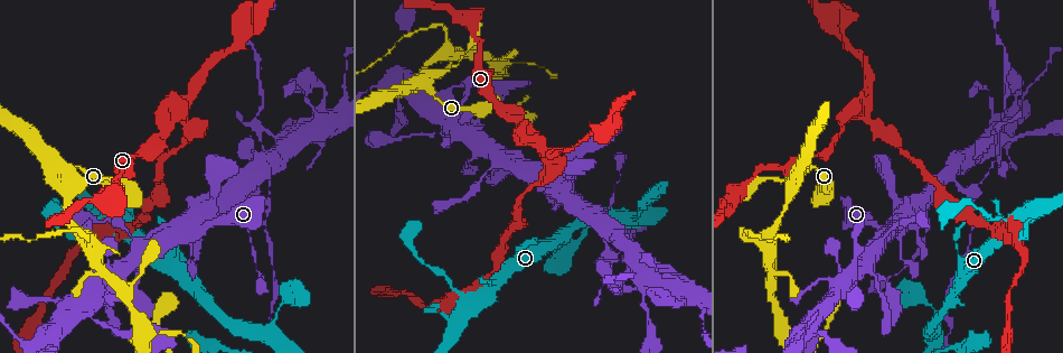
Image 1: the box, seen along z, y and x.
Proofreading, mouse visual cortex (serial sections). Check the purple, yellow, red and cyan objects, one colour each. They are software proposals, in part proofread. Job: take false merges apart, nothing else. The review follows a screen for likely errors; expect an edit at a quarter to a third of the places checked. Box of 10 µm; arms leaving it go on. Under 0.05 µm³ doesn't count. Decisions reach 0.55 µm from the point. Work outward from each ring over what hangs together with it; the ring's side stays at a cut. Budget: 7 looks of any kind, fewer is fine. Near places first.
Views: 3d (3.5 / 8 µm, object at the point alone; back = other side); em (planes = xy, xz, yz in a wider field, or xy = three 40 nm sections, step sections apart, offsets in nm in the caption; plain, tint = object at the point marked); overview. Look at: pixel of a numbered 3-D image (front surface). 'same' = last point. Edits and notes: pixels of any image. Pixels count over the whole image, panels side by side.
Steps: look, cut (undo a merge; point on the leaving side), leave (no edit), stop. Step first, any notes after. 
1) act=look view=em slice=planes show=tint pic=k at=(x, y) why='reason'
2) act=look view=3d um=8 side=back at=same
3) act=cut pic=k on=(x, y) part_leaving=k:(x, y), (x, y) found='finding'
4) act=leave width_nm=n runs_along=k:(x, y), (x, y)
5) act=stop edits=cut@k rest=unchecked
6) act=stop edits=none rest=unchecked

act=look view=3d um=3.5 side=back pic=1 at=(840, 133) why='a narrow waist'

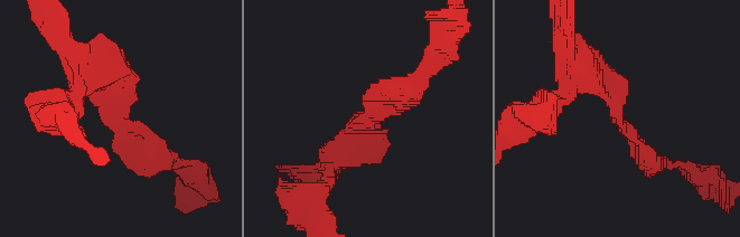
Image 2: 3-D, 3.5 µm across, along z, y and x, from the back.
act=look view=em slice=xy step=3 show=tint pic=2 at=(117, 117) arm_widths_nm=250,350

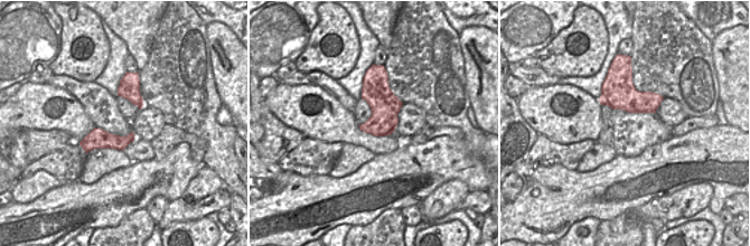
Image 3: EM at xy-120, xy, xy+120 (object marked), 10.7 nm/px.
act=leave runs_along=2:(650, 161), (587, 72) found='all the same cell'

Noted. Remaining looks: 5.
act=look view=3d um=3.5 side=back pic=1 at=(234, 202) why='three-way junction'

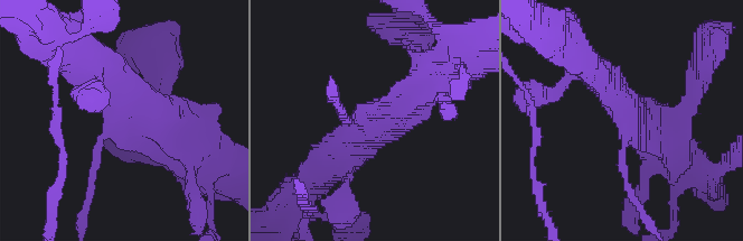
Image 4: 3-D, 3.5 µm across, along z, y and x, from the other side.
act=look view=em slice=planes show=tint pic=4 at=(627, 112) arms=3 arm_widths_nm=150,400,450

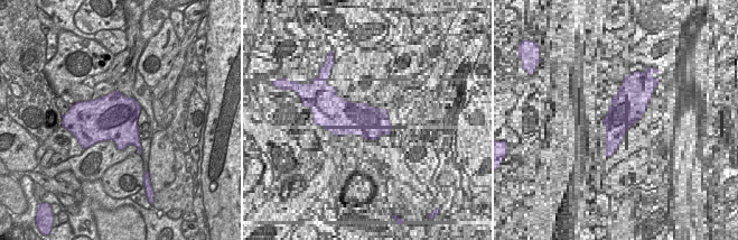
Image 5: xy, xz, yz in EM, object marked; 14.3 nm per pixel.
act=leave runs_along=4:(178, 137), (123, 113), (92, 178) found='continuous, no second cell'

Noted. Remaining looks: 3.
act=look view=3d um=3.5 pic=1 at=(627, 219) why='three-way junction'

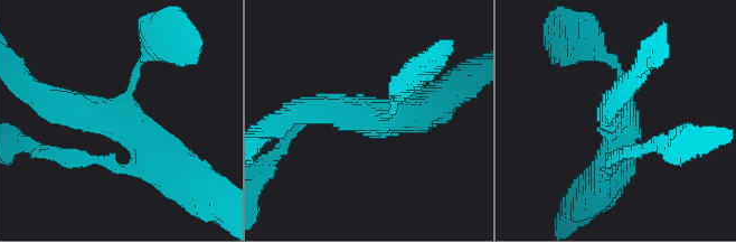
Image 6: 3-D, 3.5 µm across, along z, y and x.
act=leave arm_widths_nm=100,350,500 runs_along=6:(46, 98), (118, 112), (145, 53) found='all the same cell'

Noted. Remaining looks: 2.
act=stop edits=none rest=unchecked

